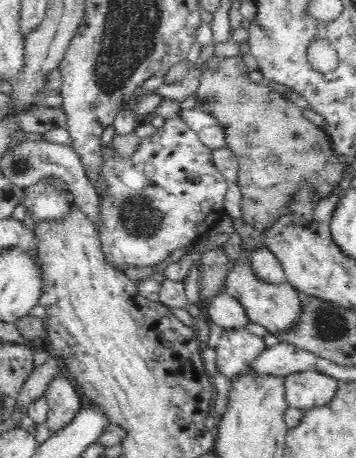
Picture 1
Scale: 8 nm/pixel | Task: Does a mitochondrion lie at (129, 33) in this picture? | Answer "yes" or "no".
yes

